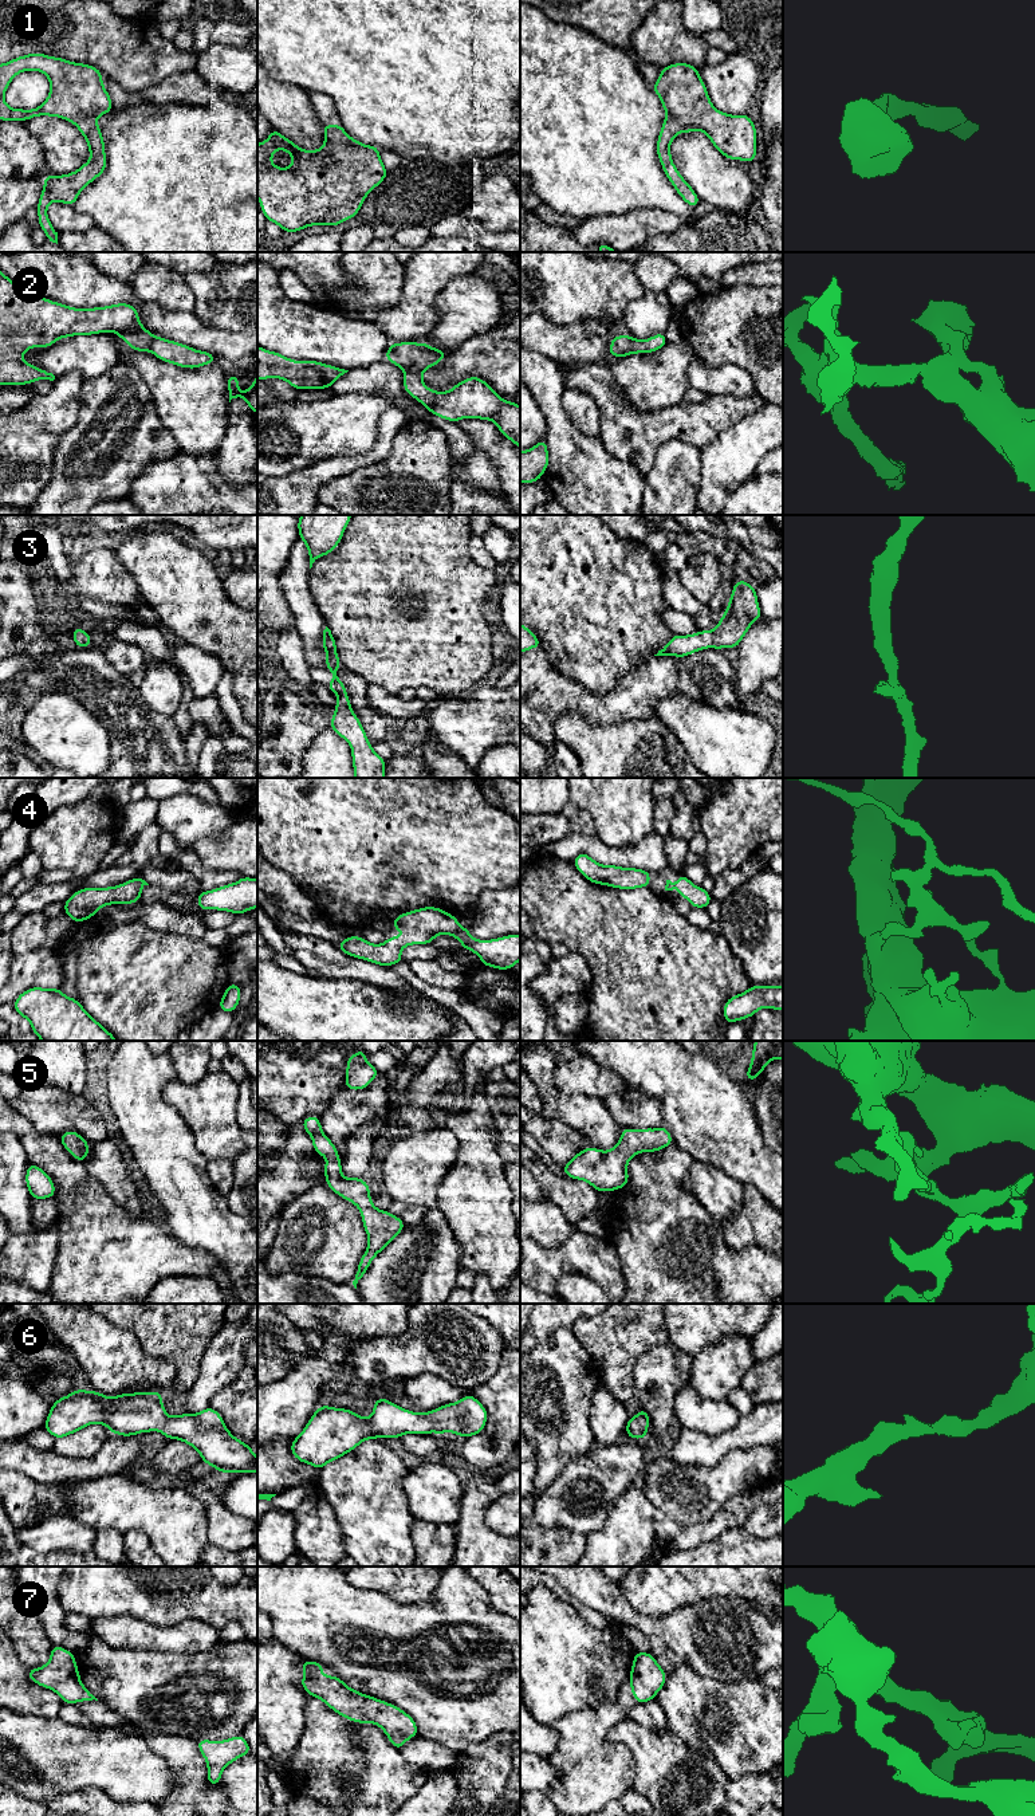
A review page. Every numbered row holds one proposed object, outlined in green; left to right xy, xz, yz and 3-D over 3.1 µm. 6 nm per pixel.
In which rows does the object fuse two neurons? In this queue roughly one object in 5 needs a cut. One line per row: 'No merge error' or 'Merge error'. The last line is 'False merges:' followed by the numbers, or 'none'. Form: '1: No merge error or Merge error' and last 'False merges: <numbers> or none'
1: No merge error
2: No merge error
3: No merge error
4: No merge error
5: No merge error
6: No merge error
7: No merge error
False merges: none

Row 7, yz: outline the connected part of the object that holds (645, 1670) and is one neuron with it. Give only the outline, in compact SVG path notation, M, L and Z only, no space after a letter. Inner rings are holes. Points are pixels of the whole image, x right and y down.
M638 1652L633 1658L629 1685L638 1703L646 1703L656 1698L666 1682L666 1672L650 1652Z

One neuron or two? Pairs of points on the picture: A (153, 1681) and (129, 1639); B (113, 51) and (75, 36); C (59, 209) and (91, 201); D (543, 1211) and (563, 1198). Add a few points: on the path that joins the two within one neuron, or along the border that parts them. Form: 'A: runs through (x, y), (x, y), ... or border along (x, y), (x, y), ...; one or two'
A: border along (103, 1640), (115, 1649), (149, 1649), (165, 1653); two
B: runs through (103, 42), (98, 36), (85, 36); one
C: border along (73, 207), (79, 212), (85, 212), (95, 225); two
D: border along (546, 1195), (571, 1223); two

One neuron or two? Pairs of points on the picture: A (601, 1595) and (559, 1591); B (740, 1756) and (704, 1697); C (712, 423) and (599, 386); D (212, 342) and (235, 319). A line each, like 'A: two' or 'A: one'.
A: two
B: one
C: one
D: two

